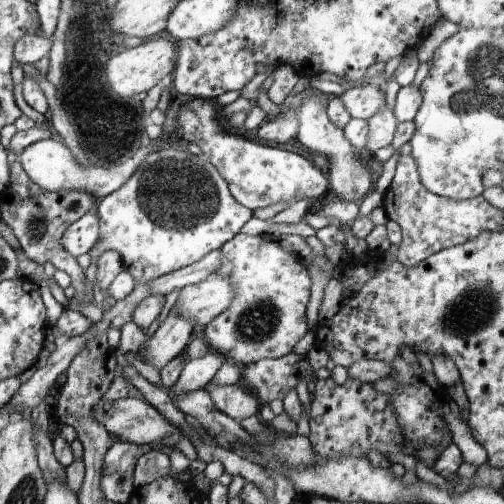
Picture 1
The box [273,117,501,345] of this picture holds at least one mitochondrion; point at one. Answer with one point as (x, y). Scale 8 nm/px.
(468, 310)

